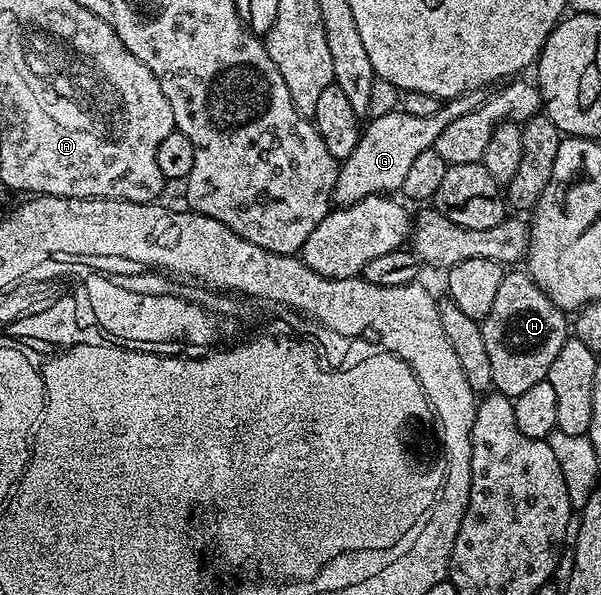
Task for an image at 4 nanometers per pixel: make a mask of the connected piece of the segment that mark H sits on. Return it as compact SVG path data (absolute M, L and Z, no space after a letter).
M503 273L500 289L492 300L492 312L480 322L484 348L492 363L493 389L513 399L532 388L532 384L546 381L552 360L556 360L556 352L560 352L568 337L567 315L544 296L529 273L521 273Z

